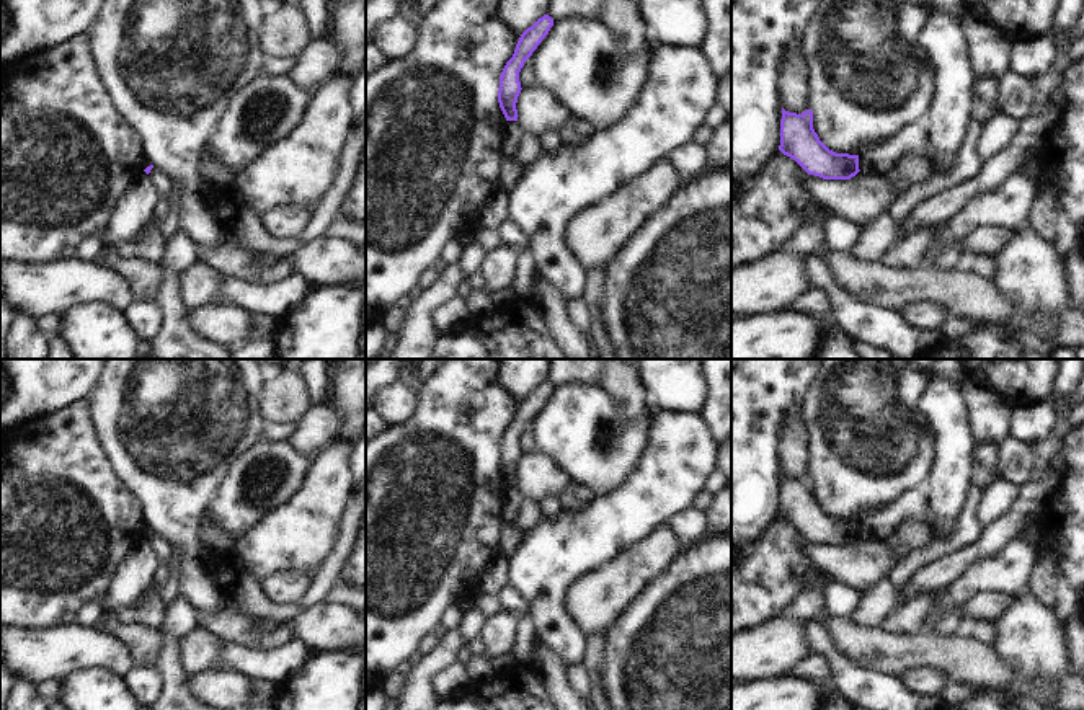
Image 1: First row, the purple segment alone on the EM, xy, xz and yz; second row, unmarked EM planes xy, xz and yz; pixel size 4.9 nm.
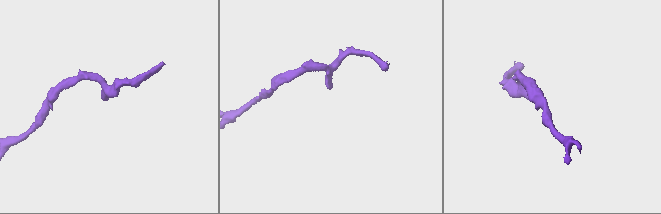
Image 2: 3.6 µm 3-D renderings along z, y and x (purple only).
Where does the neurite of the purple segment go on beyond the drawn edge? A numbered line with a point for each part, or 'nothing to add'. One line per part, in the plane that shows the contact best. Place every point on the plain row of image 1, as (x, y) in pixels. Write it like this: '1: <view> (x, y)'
nothing to add

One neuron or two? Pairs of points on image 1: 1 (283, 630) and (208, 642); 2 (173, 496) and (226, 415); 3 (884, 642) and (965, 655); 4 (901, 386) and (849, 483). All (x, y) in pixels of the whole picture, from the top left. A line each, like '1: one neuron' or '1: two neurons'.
1: two neurons
2: one neuron
3: one neuron
4: one neuron

